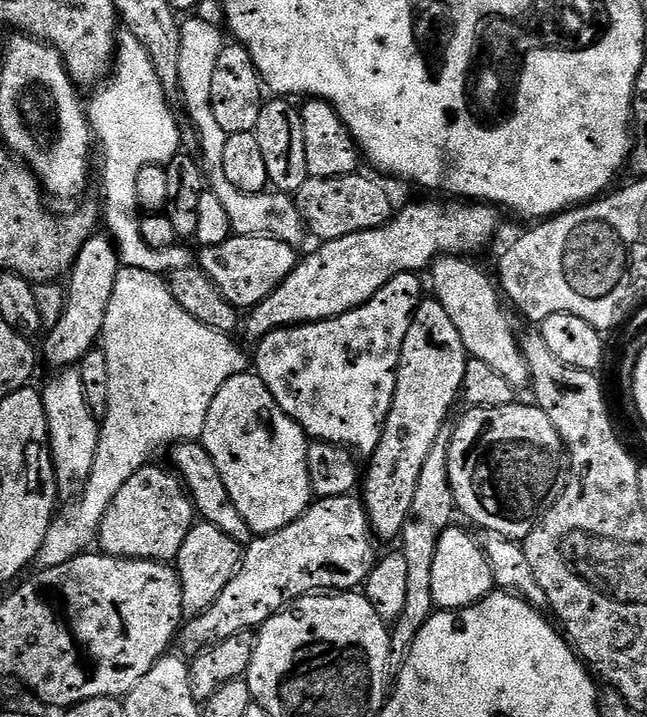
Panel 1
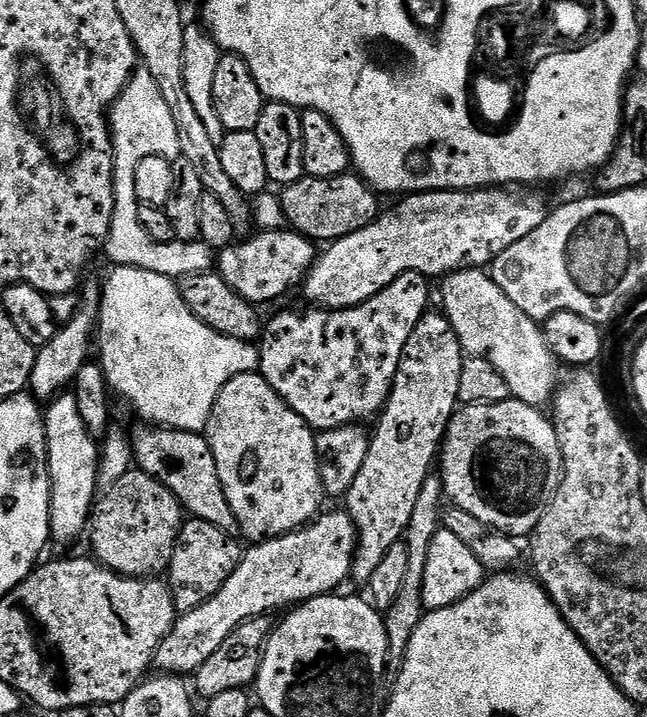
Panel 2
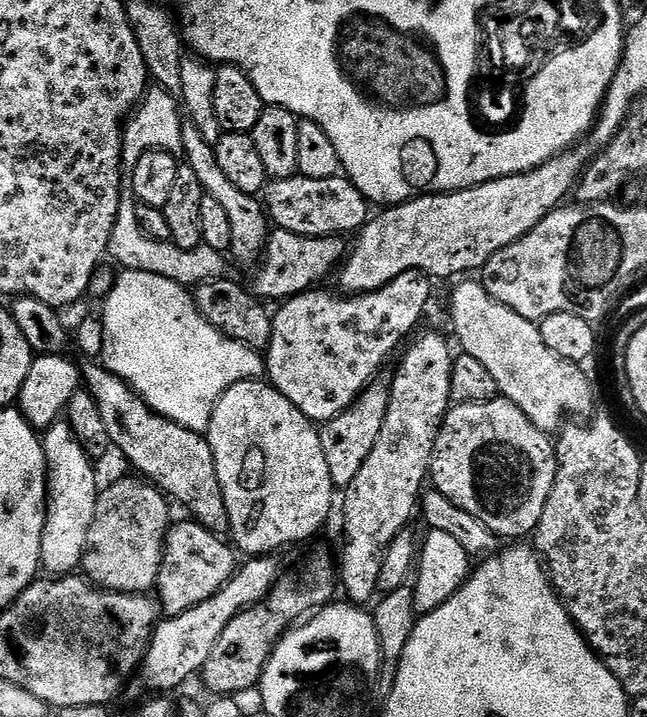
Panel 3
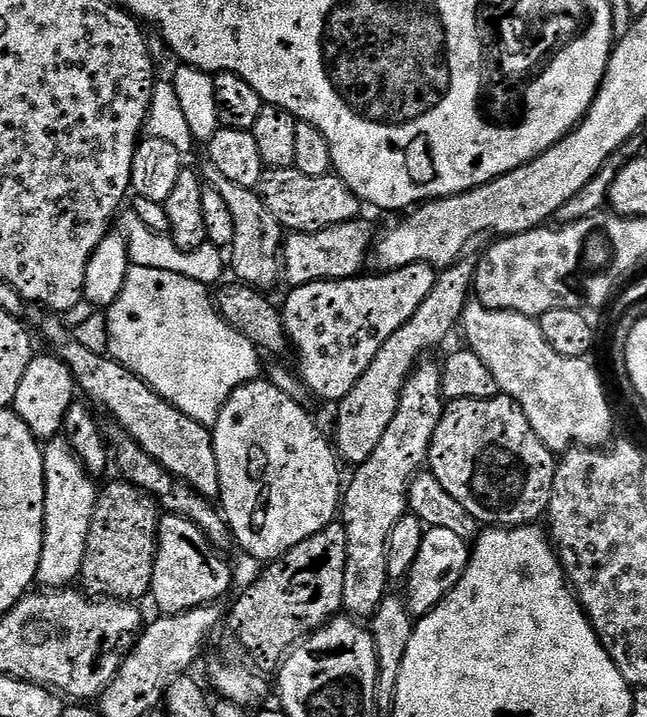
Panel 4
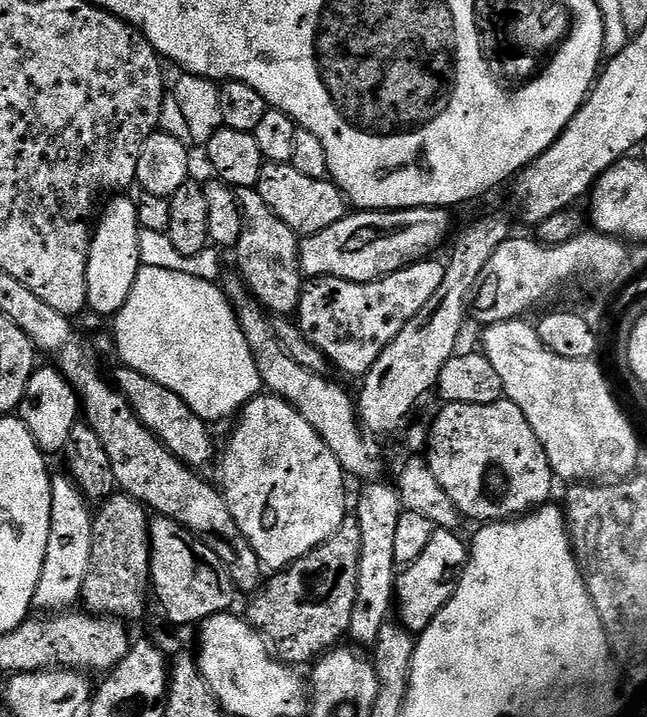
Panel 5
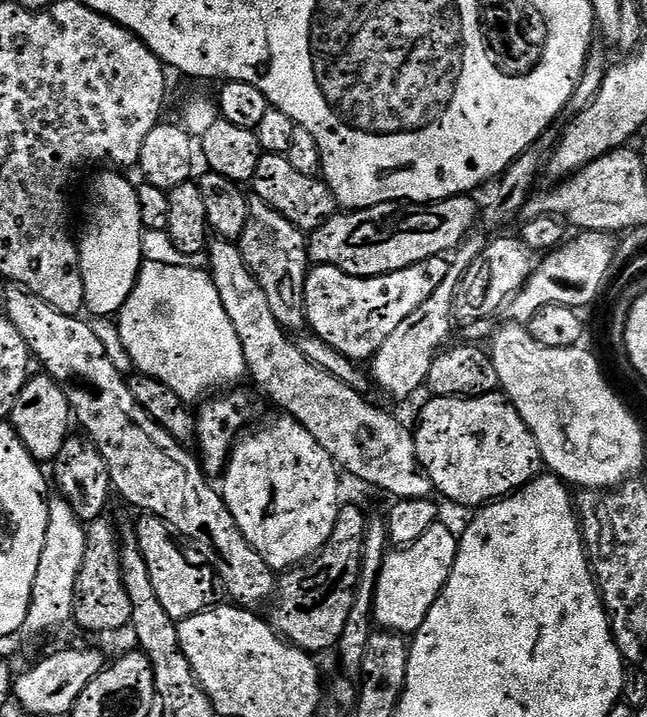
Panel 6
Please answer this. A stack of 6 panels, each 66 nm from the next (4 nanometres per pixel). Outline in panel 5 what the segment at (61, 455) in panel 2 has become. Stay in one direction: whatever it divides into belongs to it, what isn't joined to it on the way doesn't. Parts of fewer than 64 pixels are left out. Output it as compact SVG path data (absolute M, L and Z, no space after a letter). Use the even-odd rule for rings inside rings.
M67 474L53 475L49 541L46 544L46 559L33 600L33 605L39 611L60 612L73 607L79 601L82 580L89 569L93 515L89 501L84 499L72 477Z

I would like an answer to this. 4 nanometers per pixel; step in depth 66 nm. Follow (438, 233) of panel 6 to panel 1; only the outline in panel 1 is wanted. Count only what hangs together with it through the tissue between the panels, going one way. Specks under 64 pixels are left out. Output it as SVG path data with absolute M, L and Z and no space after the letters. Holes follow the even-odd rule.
M233 234L226 242L213 248L200 248L198 266L208 275L210 282L220 291L222 298L230 302L238 310L251 310L266 299L288 275L296 269L298 263L297 249L286 242L278 242L278 238L258 238L257 236L238 236Z

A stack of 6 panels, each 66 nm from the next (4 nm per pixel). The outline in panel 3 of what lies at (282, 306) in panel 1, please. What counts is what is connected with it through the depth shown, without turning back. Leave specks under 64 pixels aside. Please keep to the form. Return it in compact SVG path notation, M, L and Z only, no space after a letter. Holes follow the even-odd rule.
M573 146L529 172L503 176L473 188L464 188L461 192L425 194L404 204L385 207L381 216L373 215L369 219L353 239L357 240L347 249L338 269L340 284L344 287L341 289L348 294L373 292L398 278L398 274L410 270L425 272L426 275L440 281L448 280L451 276L460 278L465 274L475 273L472 272L475 268L476 271L483 269L484 263L494 254L498 254L498 250L518 242L518 238L534 230L534 226L538 226L542 218L546 218L565 203L564 195L567 192L569 195L575 189L590 161L590 152L580 147L584 146Z

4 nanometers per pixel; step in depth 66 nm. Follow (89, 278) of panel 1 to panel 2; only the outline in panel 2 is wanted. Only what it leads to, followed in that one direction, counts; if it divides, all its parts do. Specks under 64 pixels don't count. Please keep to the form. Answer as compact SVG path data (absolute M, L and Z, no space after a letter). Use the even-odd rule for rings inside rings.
M85 283L82 288L82 295L79 297L80 305L77 312L69 321L61 323L57 327L54 338L46 342L37 351L32 379L30 381L31 395L37 401L48 402L61 395L71 385L72 380L82 370L84 364L89 363L88 347L94 344L94 329L97 327L100 318L100 294L101 285Z

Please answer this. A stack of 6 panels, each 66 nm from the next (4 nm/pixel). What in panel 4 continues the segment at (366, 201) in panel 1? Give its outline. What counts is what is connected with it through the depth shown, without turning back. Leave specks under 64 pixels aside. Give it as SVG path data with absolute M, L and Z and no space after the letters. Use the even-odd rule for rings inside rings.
M295 166L269 168L262 174L258 191L266 210L270 210L270 214L274 214L274 218L278 218L280 225L289 233L326 230L361 215L361 200L354 190L350 190L350 186L346 186L343 178L335 174L313 178L310 174L302 174L302 170Z

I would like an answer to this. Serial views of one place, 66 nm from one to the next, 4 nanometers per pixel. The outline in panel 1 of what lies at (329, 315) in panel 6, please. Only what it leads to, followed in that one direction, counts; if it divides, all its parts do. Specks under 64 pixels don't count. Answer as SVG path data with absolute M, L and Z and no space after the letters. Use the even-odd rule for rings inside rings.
M403 272L390 278L390 282L386 282L378 294L374 294L374 298L346 314L313 324L276 328L255 345L255 375L260 376L270 394L274 394L280 409L295 424L300 424L313 441L325 440L328 444L355 450L361 457L371 457L382 438L384 423L390 414L402 342L406 342L406 330L410 330L416 308L422 299L420 279L417 273Z

